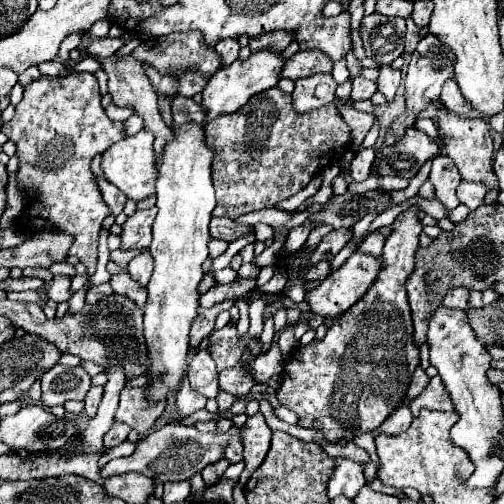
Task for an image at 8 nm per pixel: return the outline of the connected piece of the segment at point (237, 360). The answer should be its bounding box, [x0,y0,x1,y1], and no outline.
[209,324,261,372]

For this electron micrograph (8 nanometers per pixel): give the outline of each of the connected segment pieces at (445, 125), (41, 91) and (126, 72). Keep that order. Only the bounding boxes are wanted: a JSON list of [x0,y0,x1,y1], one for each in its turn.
[[439,110,499,192],[1,72,127,276],[99,56,173,160]]

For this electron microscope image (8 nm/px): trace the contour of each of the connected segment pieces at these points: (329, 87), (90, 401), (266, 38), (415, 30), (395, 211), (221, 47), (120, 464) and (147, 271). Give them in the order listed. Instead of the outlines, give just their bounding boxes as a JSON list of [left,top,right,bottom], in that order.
[[293,74,337,112],[85,386,103,418],[249,30,295,50],[405,18,421,52],[362,206,403,240],[215,38,239,66],[99,424,243,484],[127,252,153,286]]

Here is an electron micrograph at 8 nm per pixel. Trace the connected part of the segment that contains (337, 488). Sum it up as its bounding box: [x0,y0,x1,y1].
[327,458,365,498]

